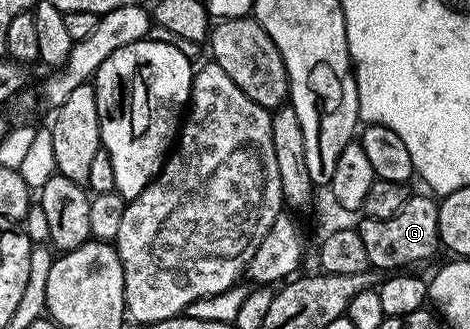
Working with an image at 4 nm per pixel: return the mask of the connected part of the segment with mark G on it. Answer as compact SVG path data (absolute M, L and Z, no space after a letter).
M412 194L405 206L388 219L360 218L357 230L365 250L369 252L372 268L384 267L387 273L407 269L410 263L419 263L429 258L435 250L440 250L439 203L430 194L427 195Z

